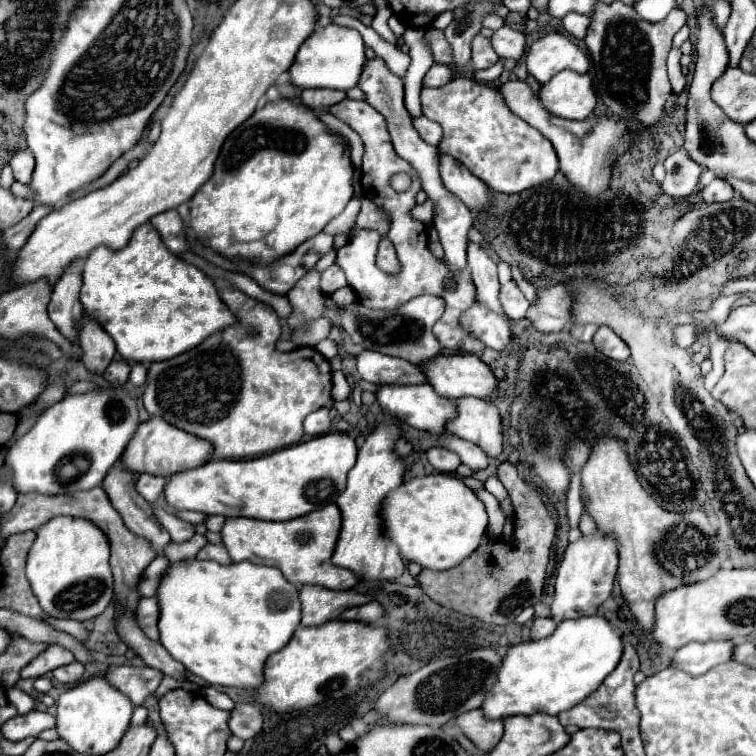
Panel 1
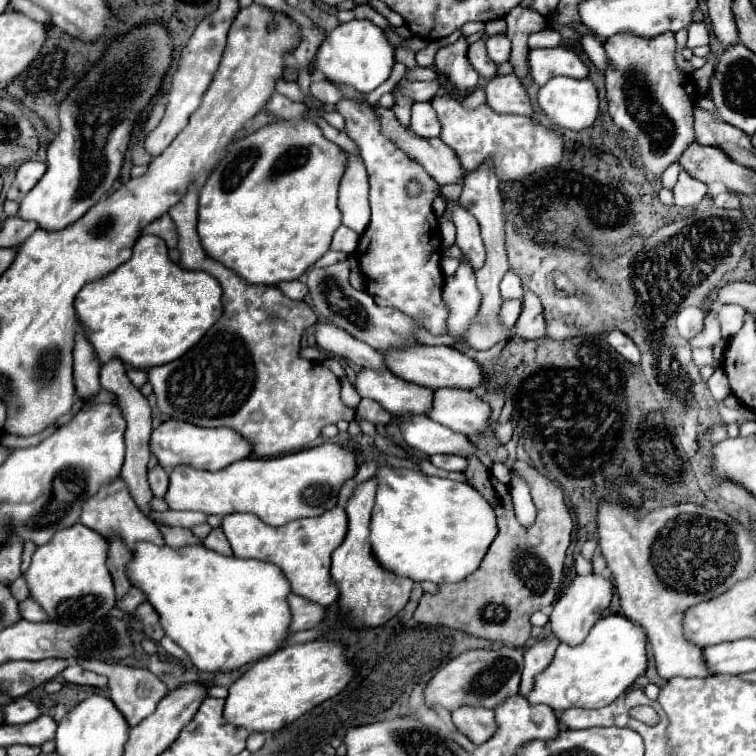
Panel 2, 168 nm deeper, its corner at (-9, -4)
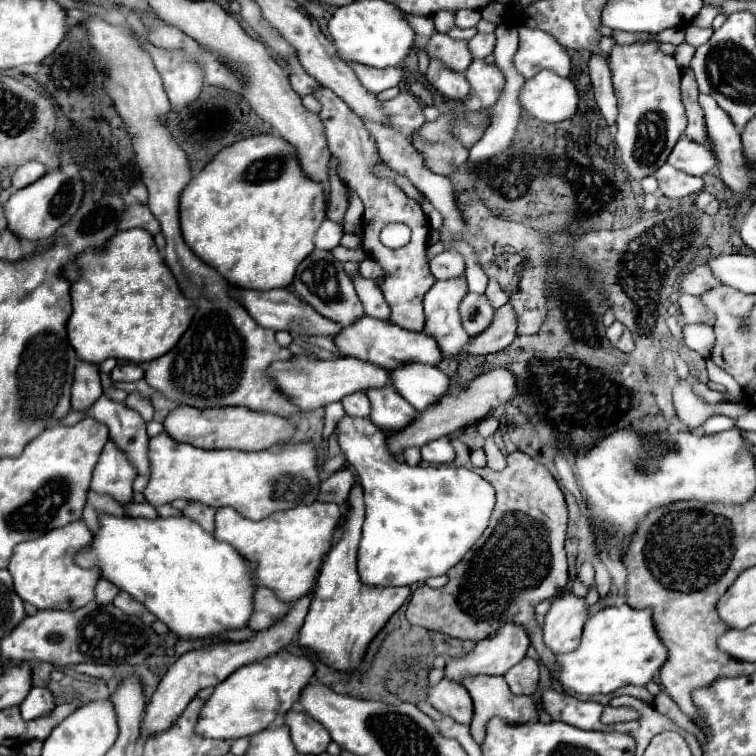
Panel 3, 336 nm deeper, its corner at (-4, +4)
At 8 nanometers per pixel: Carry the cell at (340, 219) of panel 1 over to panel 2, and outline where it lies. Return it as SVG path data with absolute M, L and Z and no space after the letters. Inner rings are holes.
M340 225L340 227L334 231L330 249L334 249L334 251L344 251L344 253L354 253L356 247L358 247L358 239L360 239L360 235L358 235L356 231L352 231L352 229L346 227L346 225Z

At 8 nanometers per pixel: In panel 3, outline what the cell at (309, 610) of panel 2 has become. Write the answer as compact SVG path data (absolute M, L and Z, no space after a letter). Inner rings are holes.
M259 587L255 593L255 611L251 617L249 627L255 631L263 631L269 629L271 625L275 625L279 619L283 619L289 611L289 603L281 601L273 589L269 587Z

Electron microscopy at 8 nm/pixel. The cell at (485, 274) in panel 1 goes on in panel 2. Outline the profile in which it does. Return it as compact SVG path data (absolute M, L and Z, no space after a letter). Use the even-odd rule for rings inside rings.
M438 191L438 197L446 205L444 213L448 213L452 223L456 225L456 241L454 241L454 245L460 247L460 251L466 257L470 257L474 269L480 269L484 265L486 253L484 253L484 243L482 243L482 237L480 237L480 225L478 225L476 217L472 213L468 213L466 209L462 209L458 205L458 201L446 199L440 191Z

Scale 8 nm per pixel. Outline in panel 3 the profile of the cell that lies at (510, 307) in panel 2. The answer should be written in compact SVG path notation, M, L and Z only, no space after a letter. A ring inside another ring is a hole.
M467 293L461 301L461 321L469 335L483 333L495 317L495 309L485 295Z

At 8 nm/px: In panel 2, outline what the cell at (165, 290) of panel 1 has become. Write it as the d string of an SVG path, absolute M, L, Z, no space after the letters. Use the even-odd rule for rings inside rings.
M140 235L132 249L132 257L106 277L88 283L76 297L74 307L78 321L86 331L88 341L94 345L100 363L120 359L136 369L150 369L156 365L170 363L192 349L202 335L222 317L222 287L214 277L204 271L186 271L172 263L168 257L166 243L154 235Z

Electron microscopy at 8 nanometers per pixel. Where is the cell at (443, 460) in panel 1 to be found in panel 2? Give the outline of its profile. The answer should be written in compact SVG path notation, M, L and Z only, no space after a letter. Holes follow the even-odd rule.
M432 455L430 461L444 471L464 471L468 465L468 461L458 455Z

